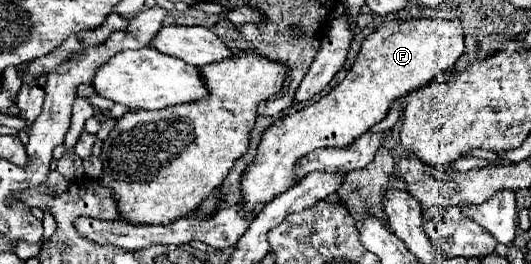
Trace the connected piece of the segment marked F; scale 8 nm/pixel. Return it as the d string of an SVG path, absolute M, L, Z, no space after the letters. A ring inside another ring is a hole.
M425 17L423 19L409 19L409 21L393 19L393 21L385 21L383 25L379 25L363 41L353 69L329 95L321 97L317 103L313 103L297 113L285 115L273 127L265 129L261 143L259 143L259 149L257 149L257 155L249 163L247 171L243 173L243 181L241 181L245 211L255 209L255 205L269 203L279 193L287 191L295 183L295 161L301 155L307 155L309 151L319 149L319 147L345 147L345 145L349 145L353 139L367 133L375 123L385 119L387 111L391 109L391 105L397 99L405 97L415 87L423 87L433 77L437 77L445 69L453 67L455 61L463 55L463 49L465 49L463 39L465 39L465 31L463 31L463 25L459 19L425 19Z

